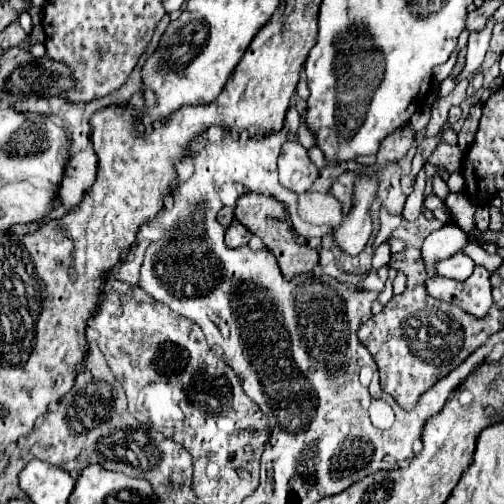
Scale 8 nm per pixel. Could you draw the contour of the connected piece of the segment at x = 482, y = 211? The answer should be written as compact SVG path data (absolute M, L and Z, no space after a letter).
M482 204L482 206L476 208L474 222L476 222L476 228L478 228L480 232L486 232L486 230L488 230L488 222L490 222L490 210L488 210L488 204Z

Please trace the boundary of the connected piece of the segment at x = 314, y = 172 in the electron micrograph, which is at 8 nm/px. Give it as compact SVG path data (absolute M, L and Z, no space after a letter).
M286 142L282 146L278 170L280 170L280 184L296 194L310 190L320 172L310 160L308 150L300 142Z

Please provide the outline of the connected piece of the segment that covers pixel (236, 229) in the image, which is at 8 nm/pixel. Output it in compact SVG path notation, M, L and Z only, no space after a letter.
M234 220L234 222L226 228L226 244L228 244L230 248L244 246L244 244L248 244L250 238L252 238L252 234L250 234L248 228L242 226L238 220Z

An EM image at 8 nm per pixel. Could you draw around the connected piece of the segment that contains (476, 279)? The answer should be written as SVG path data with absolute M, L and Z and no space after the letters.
M476 266L472 276L464 282L434 276L432 280L428 280L428 294L438 300L462 306L466 312L472 312L474 316L486 316L492 304L490 272L482 266Z

